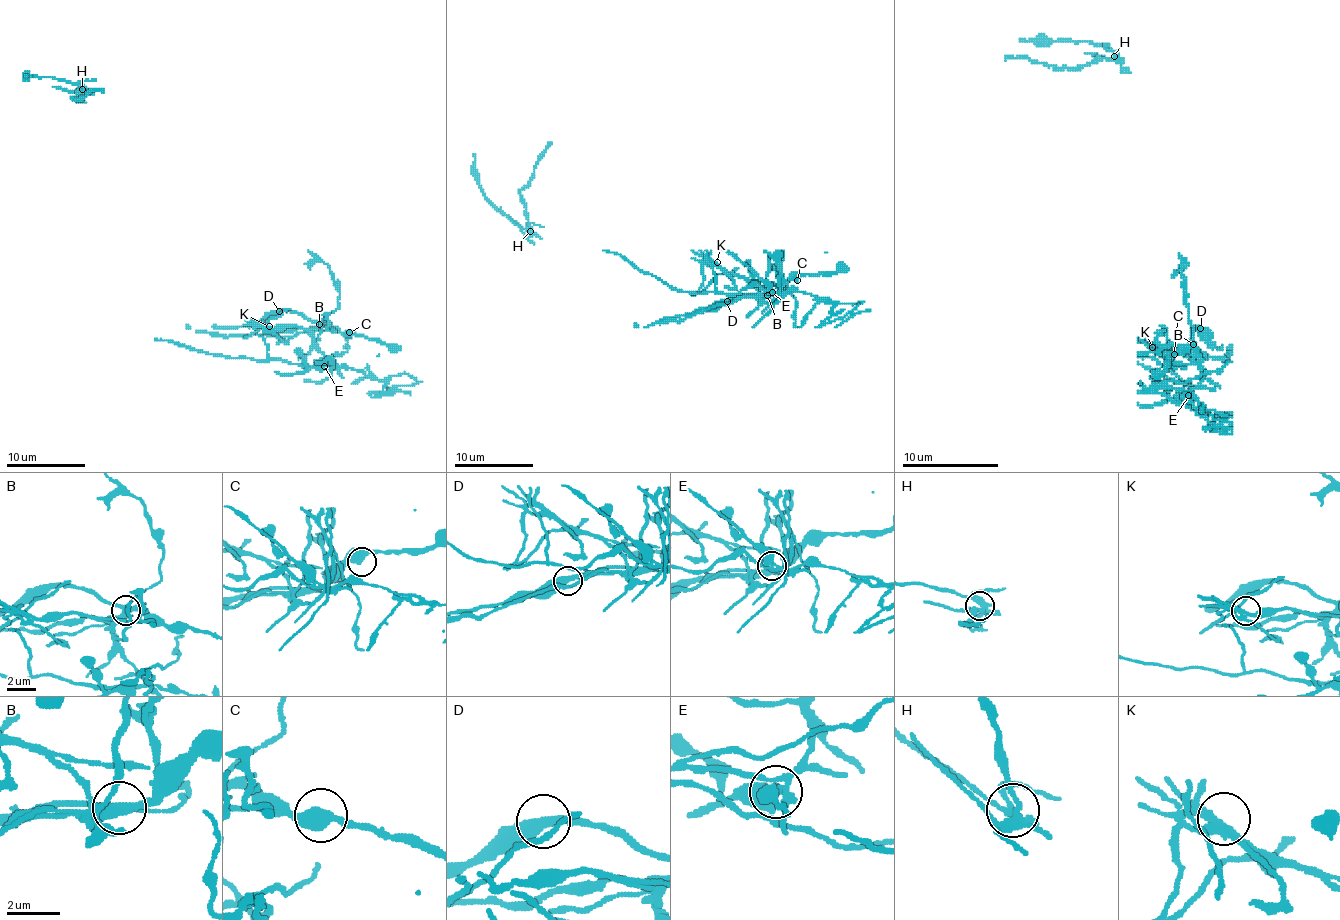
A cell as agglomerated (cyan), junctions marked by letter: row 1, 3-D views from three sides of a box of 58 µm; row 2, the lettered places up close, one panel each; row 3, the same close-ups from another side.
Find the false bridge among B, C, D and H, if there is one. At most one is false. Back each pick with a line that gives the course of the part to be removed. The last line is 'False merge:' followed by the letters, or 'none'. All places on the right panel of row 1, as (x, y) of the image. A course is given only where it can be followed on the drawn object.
B: Course of the part to remove: (1193, 345), (1188, 352), (1169, 347), (1155, 357), (1186, 386), (1191, 386), (1162, 376), (1138, 362)
False merge: B

